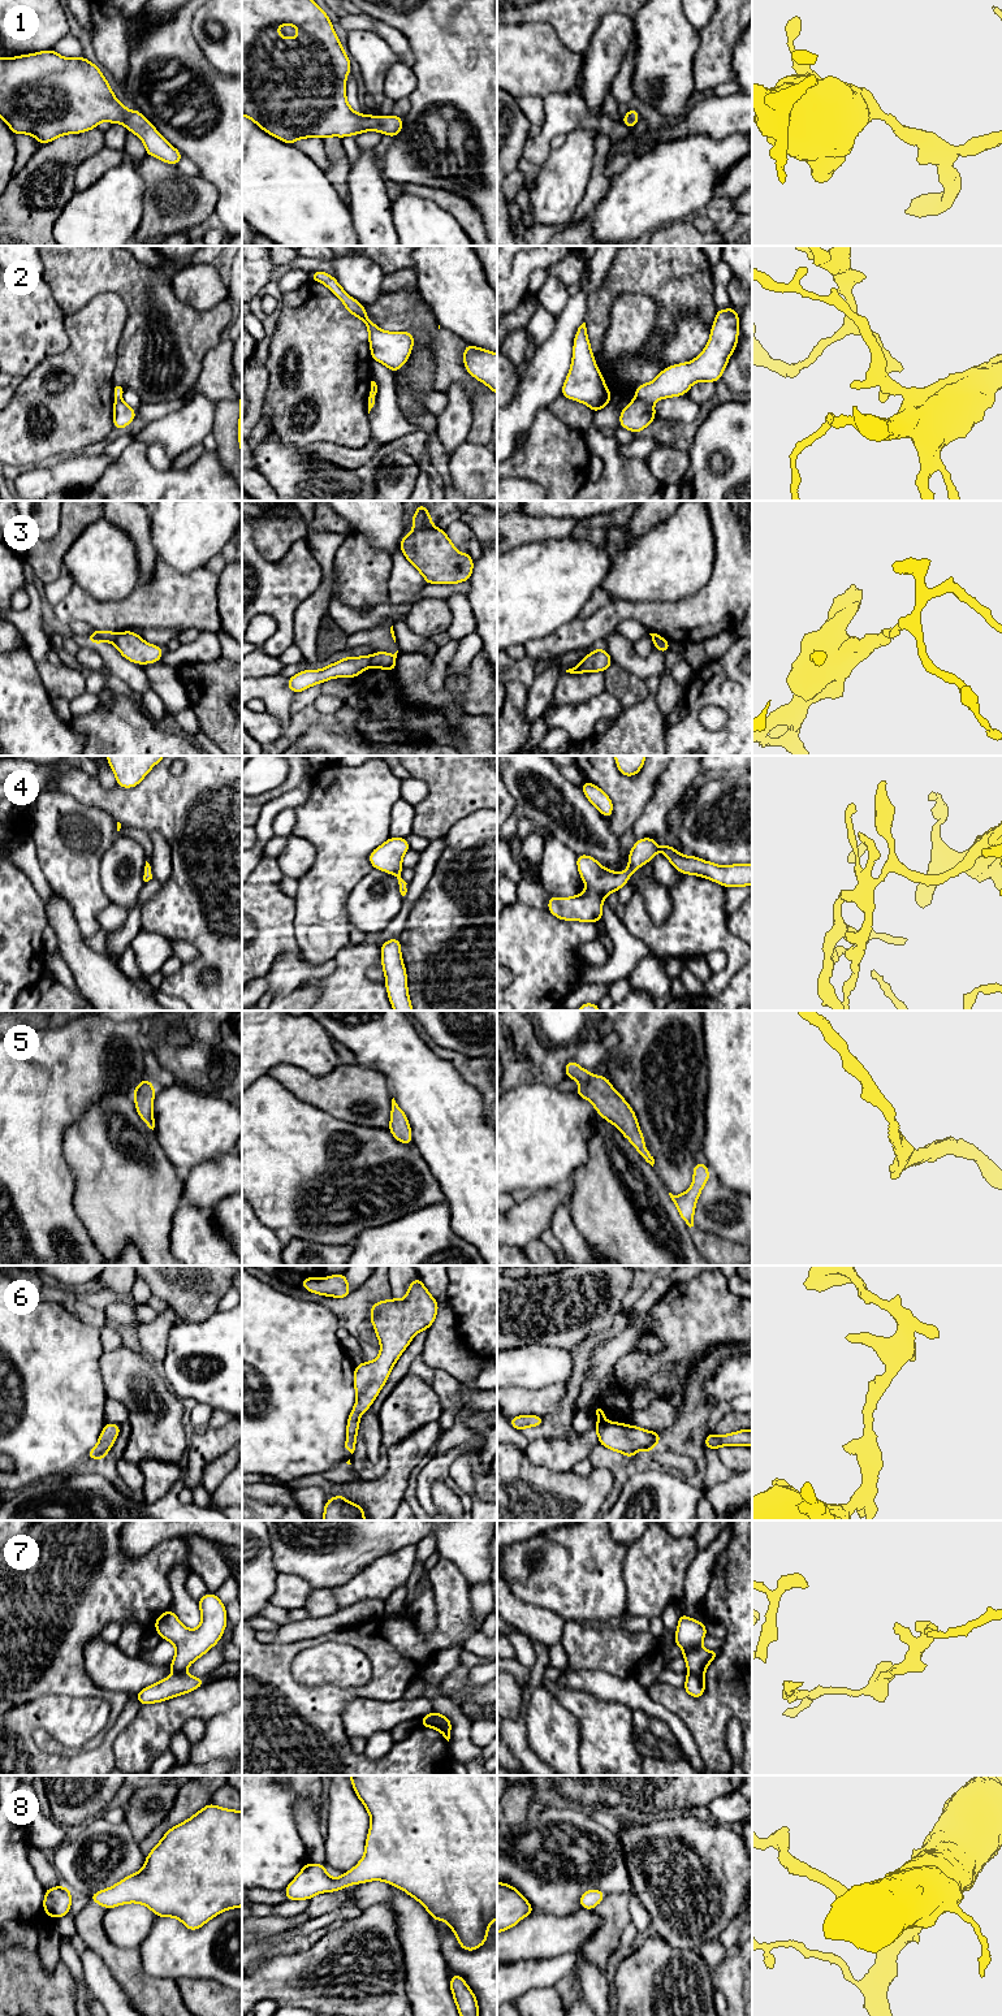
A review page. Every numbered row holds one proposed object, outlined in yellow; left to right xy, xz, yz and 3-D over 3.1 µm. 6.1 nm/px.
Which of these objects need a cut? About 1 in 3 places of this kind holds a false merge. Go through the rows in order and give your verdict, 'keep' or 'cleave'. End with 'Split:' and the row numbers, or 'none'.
1: keep
2: cleave
3: cleave
4: keep
5: keep
6: keep
7: cleave
8: keep
Split: 2, 3, 7

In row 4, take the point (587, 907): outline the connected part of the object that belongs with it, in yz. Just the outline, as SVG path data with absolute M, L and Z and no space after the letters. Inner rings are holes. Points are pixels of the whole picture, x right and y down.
M652 838L635 842L629 853L629 866L625 871L613 873L588 855L576 855L576 866L586 883L586 891L573 897L549 896L548 910L563 921L597 922L603 920L603 900L613 891L619 891L642 865L648 864L658 851Z

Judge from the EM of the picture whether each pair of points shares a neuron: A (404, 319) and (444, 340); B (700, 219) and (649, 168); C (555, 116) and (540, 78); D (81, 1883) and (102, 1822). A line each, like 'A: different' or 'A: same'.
A: different
B: different
C: different
D: same

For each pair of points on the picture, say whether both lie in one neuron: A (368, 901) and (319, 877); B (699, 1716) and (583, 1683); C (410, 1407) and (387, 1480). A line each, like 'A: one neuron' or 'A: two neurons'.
A: two neurons
B: two neurons
C: two neurons

